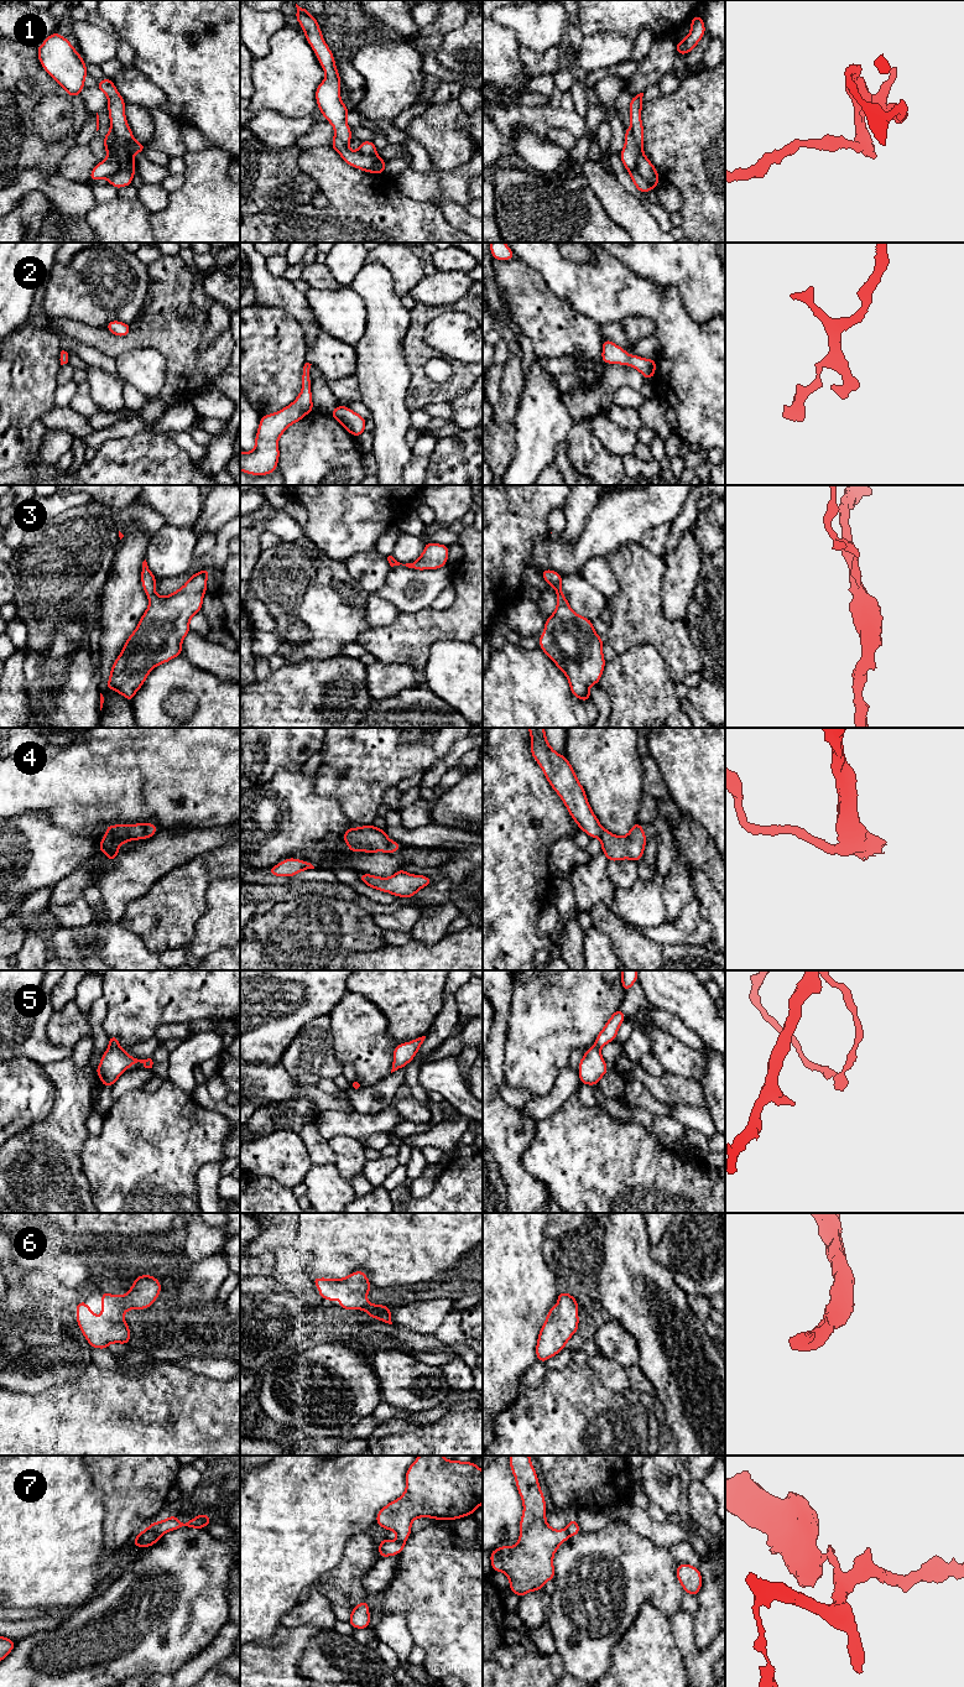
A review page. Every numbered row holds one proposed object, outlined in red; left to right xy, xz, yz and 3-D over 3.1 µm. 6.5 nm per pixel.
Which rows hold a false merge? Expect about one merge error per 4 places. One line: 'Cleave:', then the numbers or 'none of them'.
Cleave: 1, 5, 7

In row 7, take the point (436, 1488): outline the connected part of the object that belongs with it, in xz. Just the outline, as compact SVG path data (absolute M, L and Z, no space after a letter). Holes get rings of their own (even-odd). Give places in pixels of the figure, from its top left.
M418 1456L406 1472L406 1491L377 1512L376 1524L406 1541L415 1519L457 1520L481 1503L483 1470L474 1462Z

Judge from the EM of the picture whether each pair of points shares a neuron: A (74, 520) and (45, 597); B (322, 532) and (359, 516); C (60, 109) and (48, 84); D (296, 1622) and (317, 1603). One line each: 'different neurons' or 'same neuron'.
A: same neuron
B: same neuron
C: different neurons
D: same neuron

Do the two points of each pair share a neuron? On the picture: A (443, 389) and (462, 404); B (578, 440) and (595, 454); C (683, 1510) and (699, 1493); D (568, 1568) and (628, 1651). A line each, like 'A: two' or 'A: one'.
A: two
B: one
C: two
D: two

